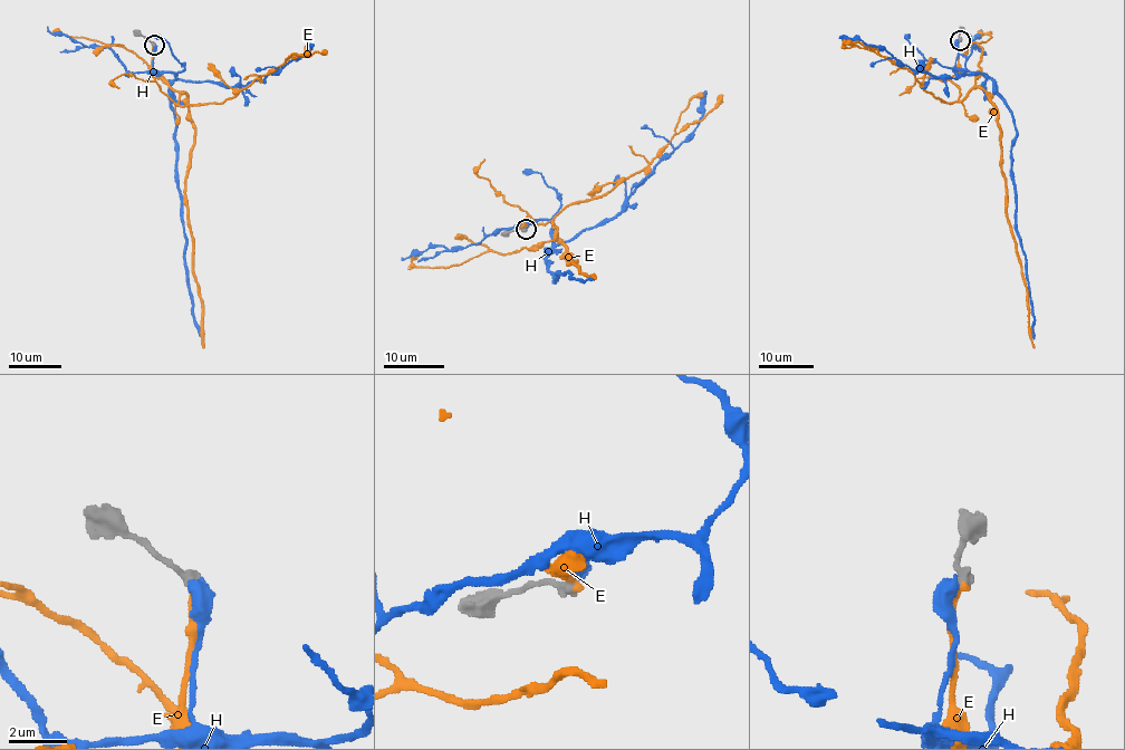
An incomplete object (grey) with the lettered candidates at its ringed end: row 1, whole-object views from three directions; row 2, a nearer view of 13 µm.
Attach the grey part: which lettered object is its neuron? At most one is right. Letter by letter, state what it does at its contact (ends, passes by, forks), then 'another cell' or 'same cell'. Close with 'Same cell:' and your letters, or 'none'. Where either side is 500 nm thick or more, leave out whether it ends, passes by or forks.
E: it ends | same cell
H: another cell
Same cell: E

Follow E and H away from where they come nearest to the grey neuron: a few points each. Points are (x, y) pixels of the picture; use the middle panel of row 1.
E: (525, 229), (523, 224), (528, 215), (536, 224), (551, 223), (569, 259), (577, 261), (568, 262), (596, 278)
H: (525, 229), (525, 222), (551, 224), (546, 260), (556, 281), (558, 271), (580, 281), (594, 279)

